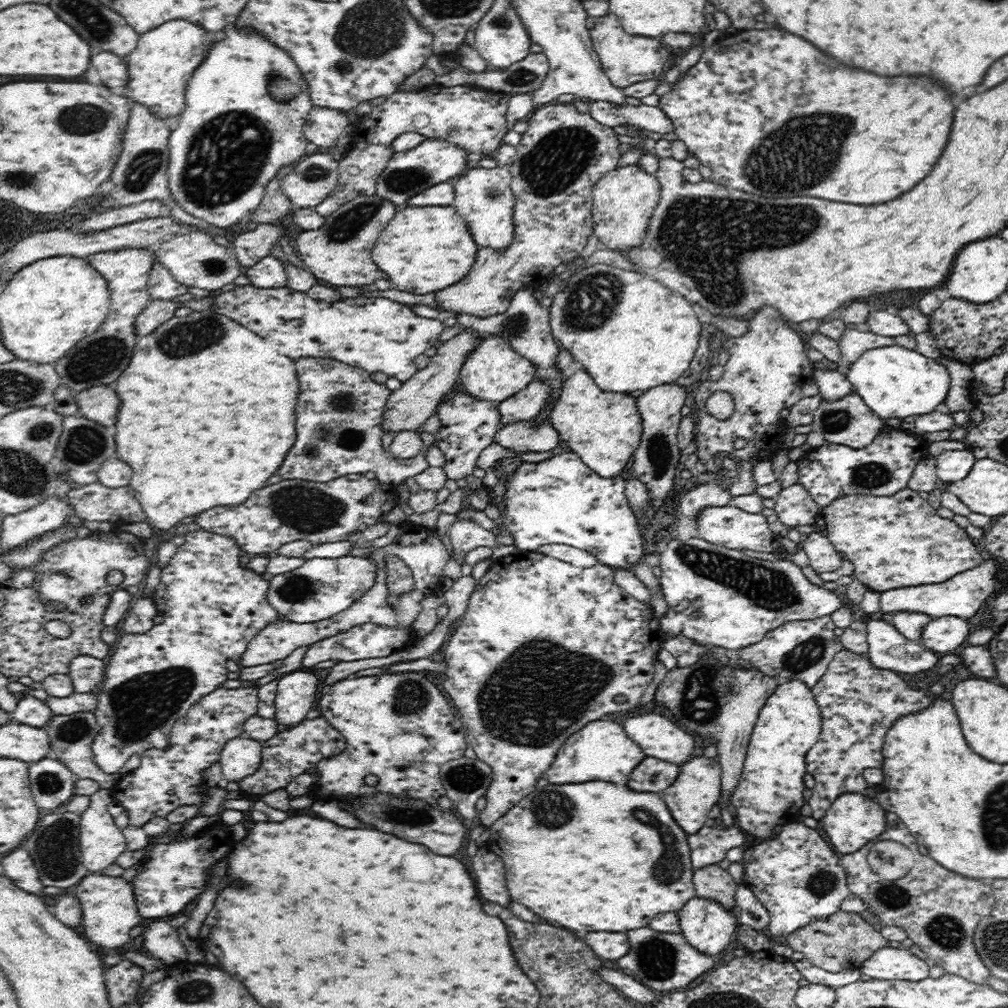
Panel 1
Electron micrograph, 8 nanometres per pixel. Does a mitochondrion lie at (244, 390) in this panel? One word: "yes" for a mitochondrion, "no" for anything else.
no

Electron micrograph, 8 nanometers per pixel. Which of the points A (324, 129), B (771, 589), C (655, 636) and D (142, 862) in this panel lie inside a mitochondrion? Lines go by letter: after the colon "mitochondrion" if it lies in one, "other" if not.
A: other
B: mitochondrion
C: other
D: other

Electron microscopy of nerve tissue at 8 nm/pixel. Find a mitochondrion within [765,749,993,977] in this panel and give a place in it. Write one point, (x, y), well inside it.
(943, 929)

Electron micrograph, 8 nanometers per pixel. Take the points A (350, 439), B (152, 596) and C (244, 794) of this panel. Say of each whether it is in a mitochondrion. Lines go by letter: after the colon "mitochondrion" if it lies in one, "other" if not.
A: mitochondrion
B: other
C: other

